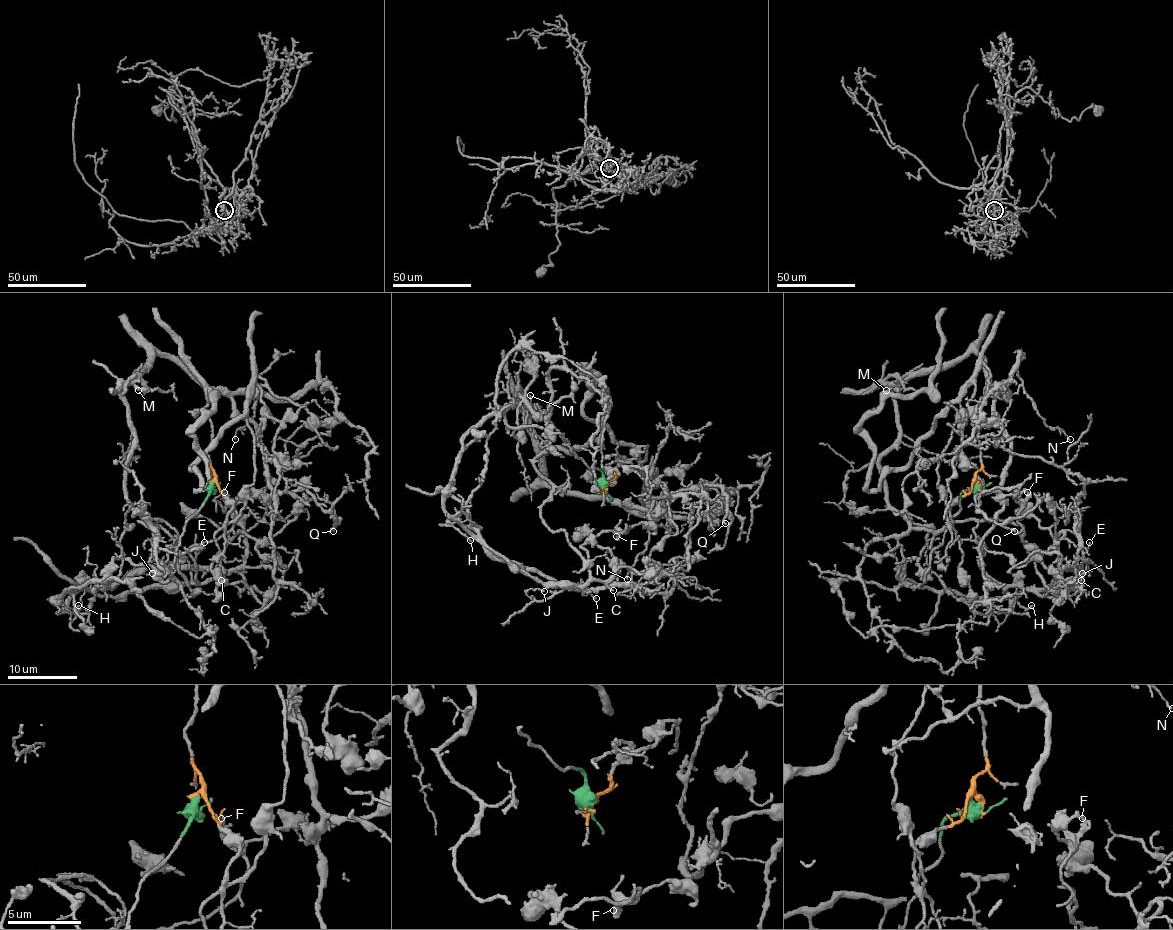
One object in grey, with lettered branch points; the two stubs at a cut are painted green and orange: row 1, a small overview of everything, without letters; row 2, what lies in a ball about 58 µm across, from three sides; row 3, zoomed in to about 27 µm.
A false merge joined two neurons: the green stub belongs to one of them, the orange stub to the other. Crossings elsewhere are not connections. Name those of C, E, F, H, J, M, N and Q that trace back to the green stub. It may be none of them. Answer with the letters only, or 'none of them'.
C, E, F, H, J

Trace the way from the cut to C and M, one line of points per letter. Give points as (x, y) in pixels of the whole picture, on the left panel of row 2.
C: (211, 486), (166, 580), (147, 565), (114, 559), (101, 579), (53, 598), (222, 580)
M: (211, 486), (206, 392), (154, 352), (138, 373), (138, 390)

